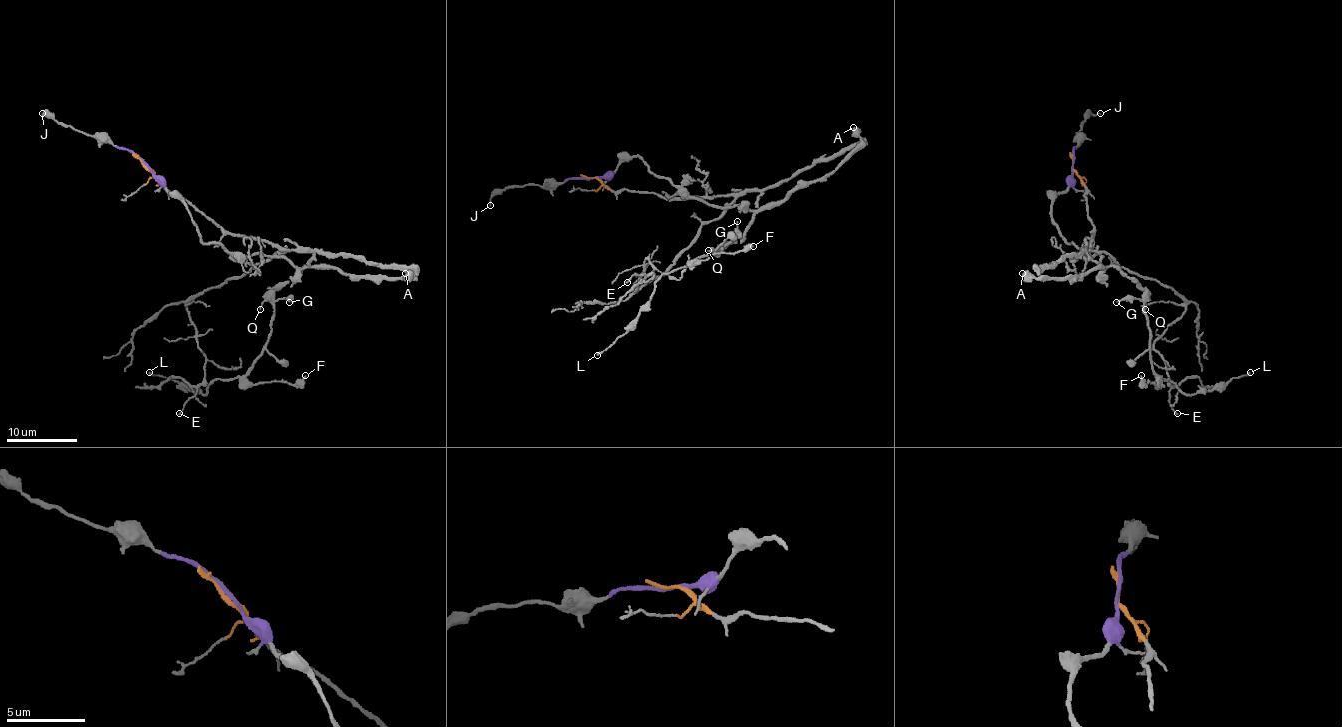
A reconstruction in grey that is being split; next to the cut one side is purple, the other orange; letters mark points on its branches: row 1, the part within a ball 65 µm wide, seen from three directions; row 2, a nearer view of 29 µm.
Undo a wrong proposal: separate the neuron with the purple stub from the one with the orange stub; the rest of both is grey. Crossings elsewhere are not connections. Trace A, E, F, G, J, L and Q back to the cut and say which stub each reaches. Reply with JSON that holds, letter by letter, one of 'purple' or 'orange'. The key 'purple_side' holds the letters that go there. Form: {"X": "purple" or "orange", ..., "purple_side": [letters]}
{"A": "purple", "E": "orange", "F": "purple", "G": "purple", "J": "purple", "L": "purple", "Q": "purple", "purple_side": ["A", "F", "G", "J", "L", "Q"]}

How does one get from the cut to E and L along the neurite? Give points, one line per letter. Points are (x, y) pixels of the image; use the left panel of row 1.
E: (143, 162), (161, 183), (220, 227), (287, 250), (189, 301), (187, 312), (205, 359), (205, 382), (178, 414)
L: (143, 162), (205, 243), (305, 266), (275, 291), (266, 349), (243, 375), (215, 378), (205, 394), (148, 371)

